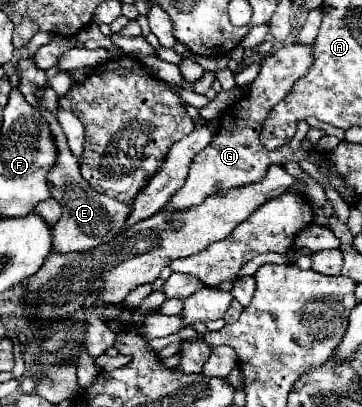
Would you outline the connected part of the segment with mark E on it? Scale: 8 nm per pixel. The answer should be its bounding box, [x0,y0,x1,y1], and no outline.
[44,110,130,254]

